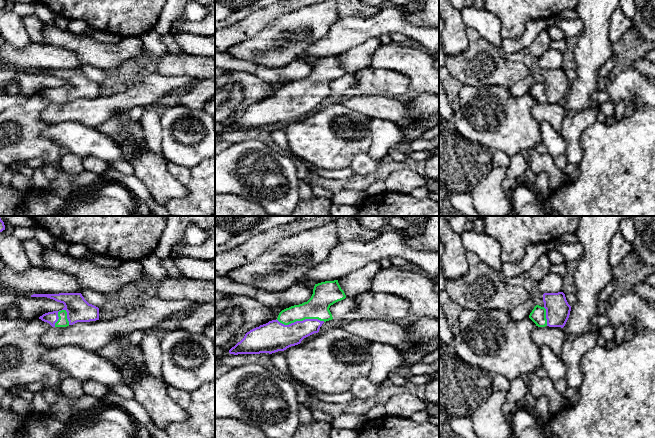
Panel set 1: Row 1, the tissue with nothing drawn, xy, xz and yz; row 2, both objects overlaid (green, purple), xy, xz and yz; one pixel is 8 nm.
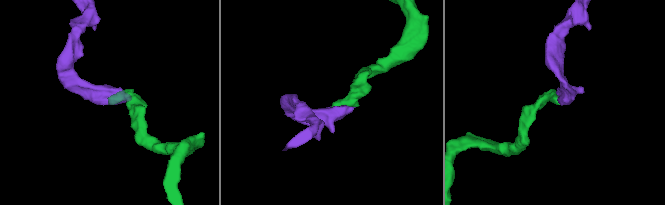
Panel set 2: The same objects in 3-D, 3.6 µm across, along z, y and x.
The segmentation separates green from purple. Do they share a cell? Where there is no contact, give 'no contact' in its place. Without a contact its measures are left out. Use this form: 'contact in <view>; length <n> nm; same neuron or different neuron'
contact in xz; length 400 nm; same neuron

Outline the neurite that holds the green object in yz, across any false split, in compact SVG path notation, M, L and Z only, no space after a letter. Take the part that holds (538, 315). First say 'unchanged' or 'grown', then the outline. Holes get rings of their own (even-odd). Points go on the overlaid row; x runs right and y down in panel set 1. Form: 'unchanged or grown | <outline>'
grown | M544 293L544 306L536 305L529 318L538 327L561 327L563 328L569 318L571 306L568 304L565 294Z

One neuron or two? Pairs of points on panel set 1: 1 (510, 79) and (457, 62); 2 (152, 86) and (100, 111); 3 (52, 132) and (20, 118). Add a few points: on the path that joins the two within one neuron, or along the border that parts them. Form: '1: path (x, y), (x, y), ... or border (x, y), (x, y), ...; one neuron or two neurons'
1: path (497, 71), (491, 66), (470, 66); one neuron
2: path (139, 93), (123, 102), (113, 104); one neuron
3: border (39, 133), (61, 147); two neurons

